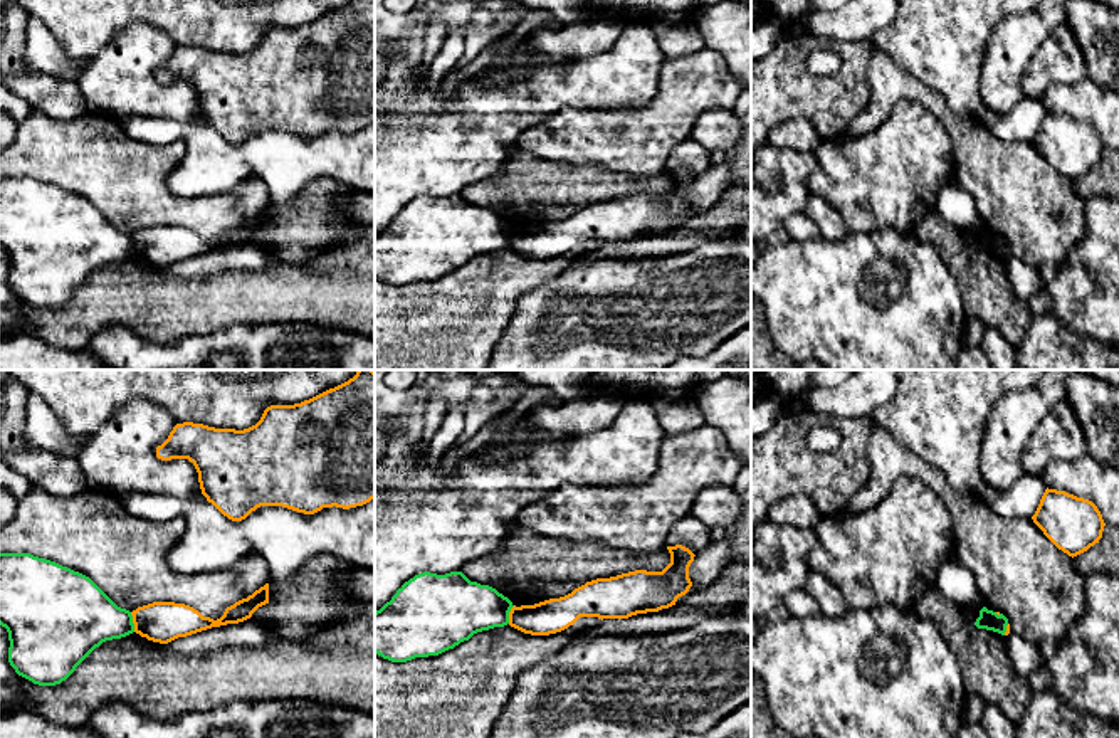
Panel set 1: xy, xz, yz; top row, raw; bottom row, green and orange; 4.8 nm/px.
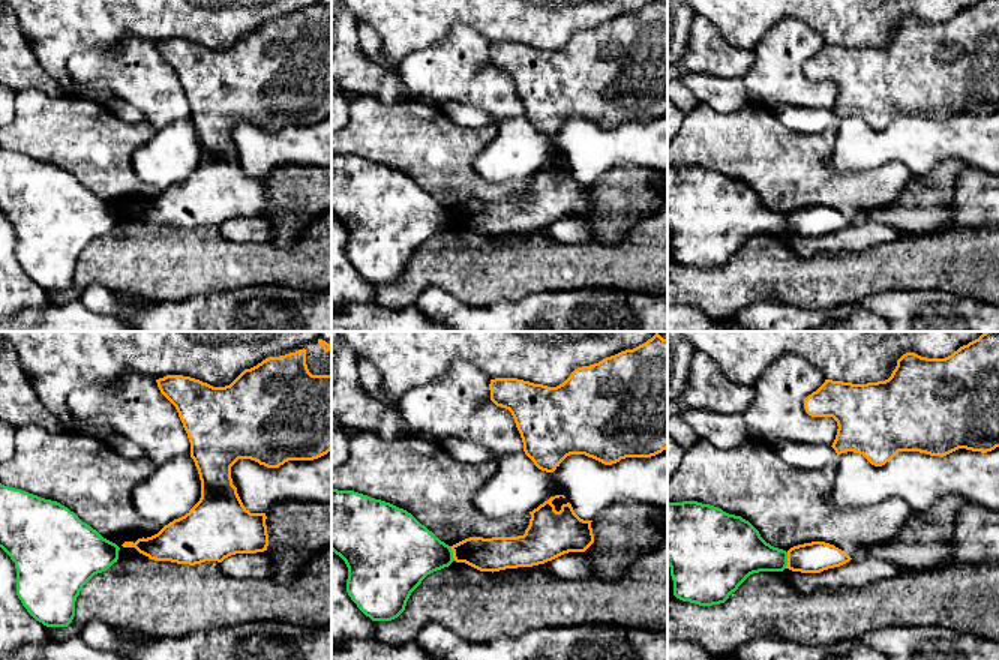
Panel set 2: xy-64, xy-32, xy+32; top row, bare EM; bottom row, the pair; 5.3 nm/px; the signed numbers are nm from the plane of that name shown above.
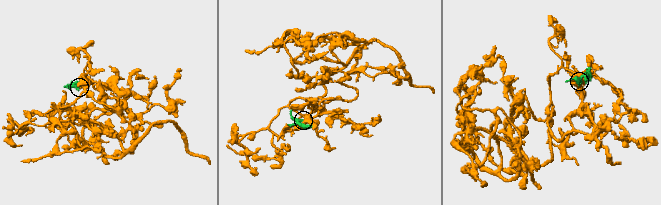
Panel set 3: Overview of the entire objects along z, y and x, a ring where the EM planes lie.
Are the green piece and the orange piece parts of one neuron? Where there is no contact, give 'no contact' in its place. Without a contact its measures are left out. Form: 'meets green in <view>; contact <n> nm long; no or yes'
meets green in xy; contact 100 nm long; no

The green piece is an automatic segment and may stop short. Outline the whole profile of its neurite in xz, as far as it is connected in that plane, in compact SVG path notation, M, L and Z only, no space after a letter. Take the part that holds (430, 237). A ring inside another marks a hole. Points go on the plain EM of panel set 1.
M423 195L375 235L375 276L391 286L439 279L477 256L507 249L512 230L462 195Z

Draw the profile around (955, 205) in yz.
M953 178L938 192L934 210L946 224L959 230L983 232L975 198Z

